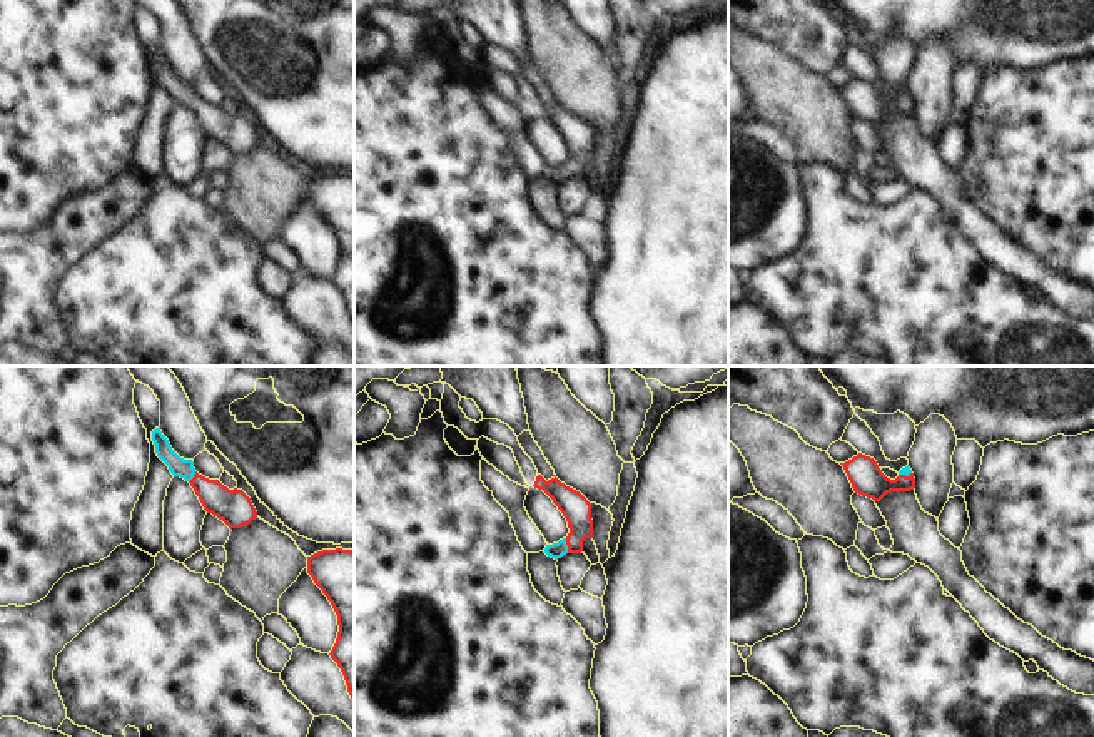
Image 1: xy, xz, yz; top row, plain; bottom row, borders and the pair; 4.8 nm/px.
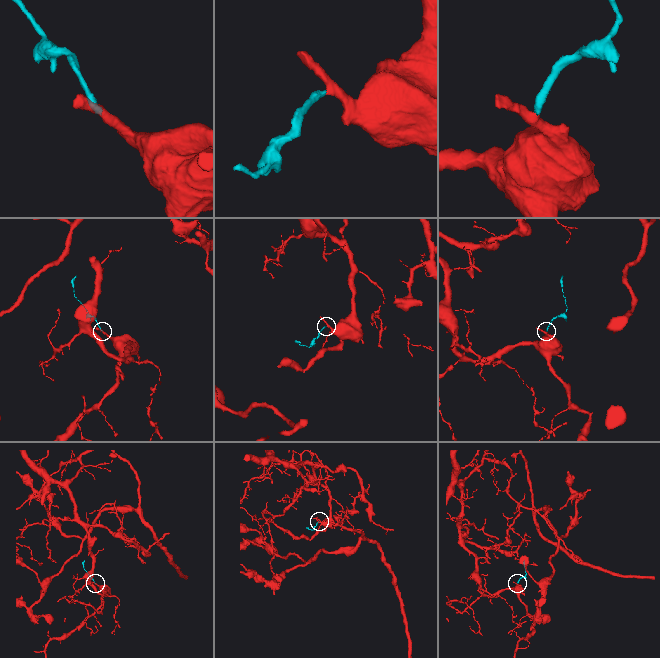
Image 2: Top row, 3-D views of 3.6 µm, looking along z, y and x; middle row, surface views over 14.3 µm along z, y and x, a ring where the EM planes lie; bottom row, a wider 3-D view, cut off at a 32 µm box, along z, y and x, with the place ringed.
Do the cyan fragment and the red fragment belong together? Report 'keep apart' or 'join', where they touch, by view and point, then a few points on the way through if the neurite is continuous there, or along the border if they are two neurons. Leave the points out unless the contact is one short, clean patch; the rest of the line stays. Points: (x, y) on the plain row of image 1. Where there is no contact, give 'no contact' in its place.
join | xz (567, 171) | across xz (557, 176), (567, 171), (577, 161), (577, 136)

